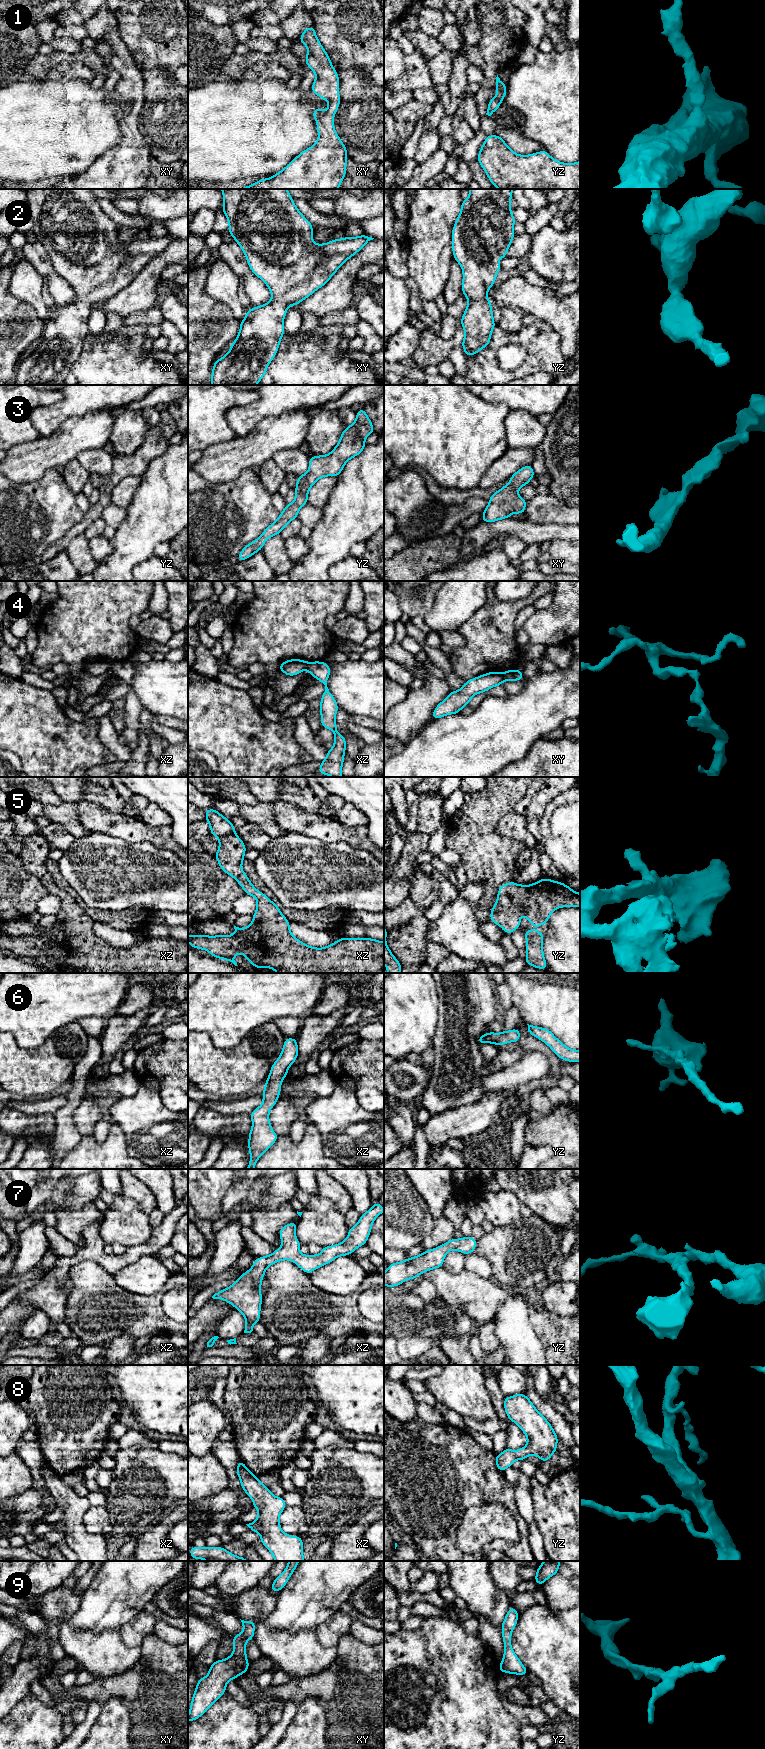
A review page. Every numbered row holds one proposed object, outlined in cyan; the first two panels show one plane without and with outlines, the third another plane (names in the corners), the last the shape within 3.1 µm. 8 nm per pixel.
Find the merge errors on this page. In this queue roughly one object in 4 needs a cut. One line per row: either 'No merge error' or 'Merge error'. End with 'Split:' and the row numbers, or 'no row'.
1: No merge error
2: No merge error
3: No merge error
4: Merge error
5: No merge error
6: No merge error
7: No merge error
8: No merge error
9: No merge error
Split: 4

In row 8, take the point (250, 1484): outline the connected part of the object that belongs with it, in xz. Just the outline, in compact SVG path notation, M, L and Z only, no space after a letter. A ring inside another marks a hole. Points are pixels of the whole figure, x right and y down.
M242 1460L238 1461L236 1473L242 1489L258 1510L257 1519L246 1525L251 1531L261 1535L261 1543L270 1551L275 1561L305 1561L302 1538L290 1536L281 1529L279 1516L287 1507L283 1497L274 1496L269 1488L248 1470Z

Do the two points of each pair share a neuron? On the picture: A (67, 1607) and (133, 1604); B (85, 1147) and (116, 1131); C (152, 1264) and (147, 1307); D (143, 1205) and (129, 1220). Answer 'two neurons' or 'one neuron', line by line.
A: two neurons
B: one neuron
C: two neurons
D: two neurons

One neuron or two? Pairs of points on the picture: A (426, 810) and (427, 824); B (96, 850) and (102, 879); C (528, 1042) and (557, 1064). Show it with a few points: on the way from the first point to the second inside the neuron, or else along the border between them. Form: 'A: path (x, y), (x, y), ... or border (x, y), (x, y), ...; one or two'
A: path (427, 813), (427, 821); one
B: path (97, 857), (97, 865), (102, 872); one
C: path (536, 1044), (551, 1056); one

